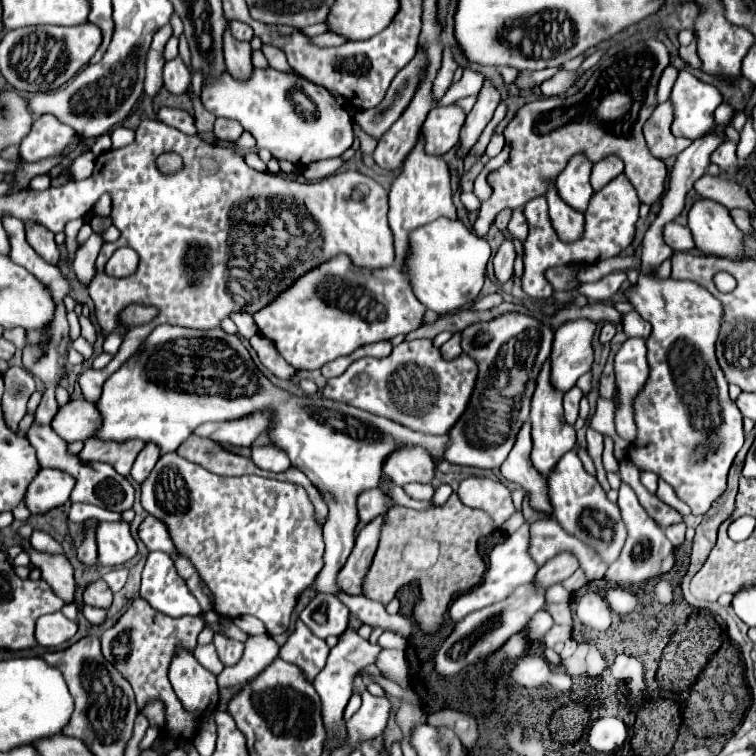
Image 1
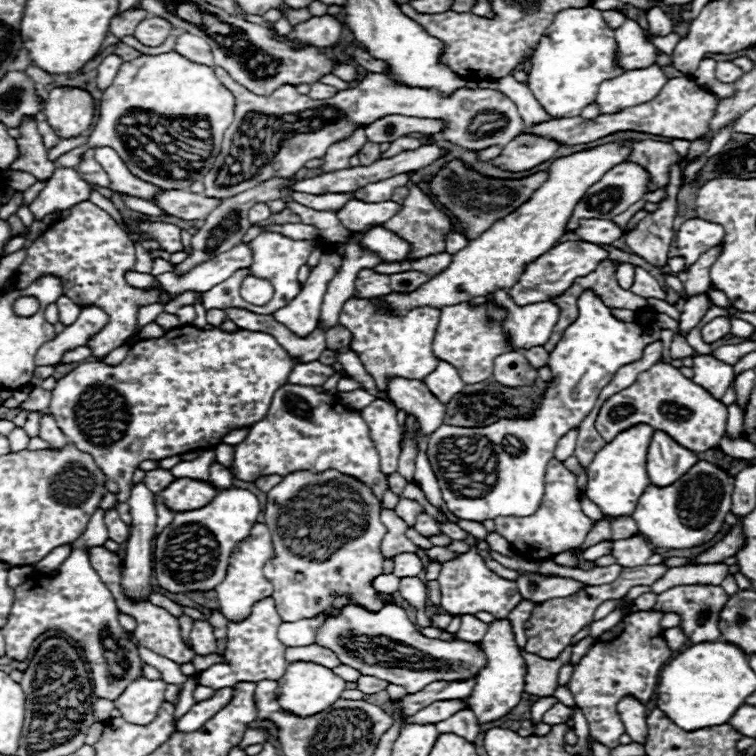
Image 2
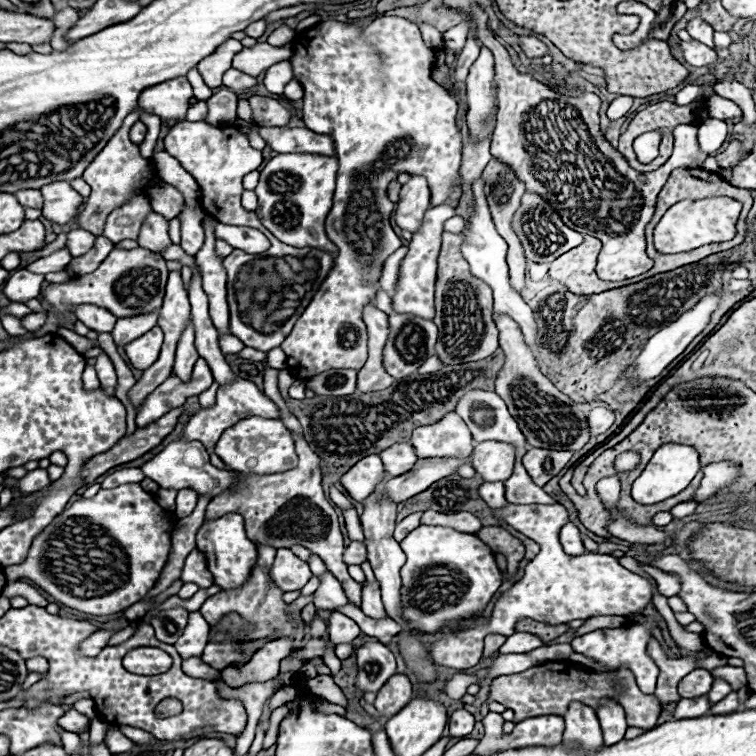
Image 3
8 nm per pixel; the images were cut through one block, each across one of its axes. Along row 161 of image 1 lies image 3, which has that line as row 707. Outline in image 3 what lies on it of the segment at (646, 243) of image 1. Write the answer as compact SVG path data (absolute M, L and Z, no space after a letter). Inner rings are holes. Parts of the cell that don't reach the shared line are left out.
M708 696L682 698L682 700L676 704L674 718L678 718L678 720L682 720L682 718L698 718L698 716L704 716L708 708L710 708Z

